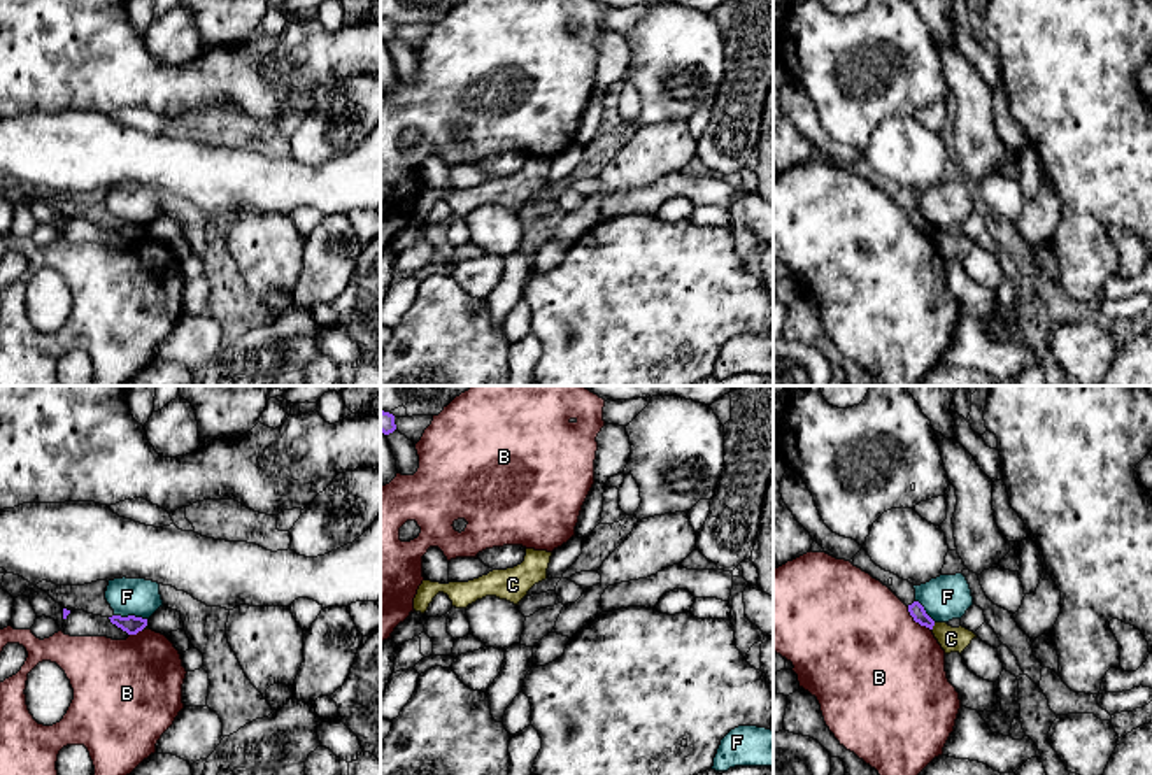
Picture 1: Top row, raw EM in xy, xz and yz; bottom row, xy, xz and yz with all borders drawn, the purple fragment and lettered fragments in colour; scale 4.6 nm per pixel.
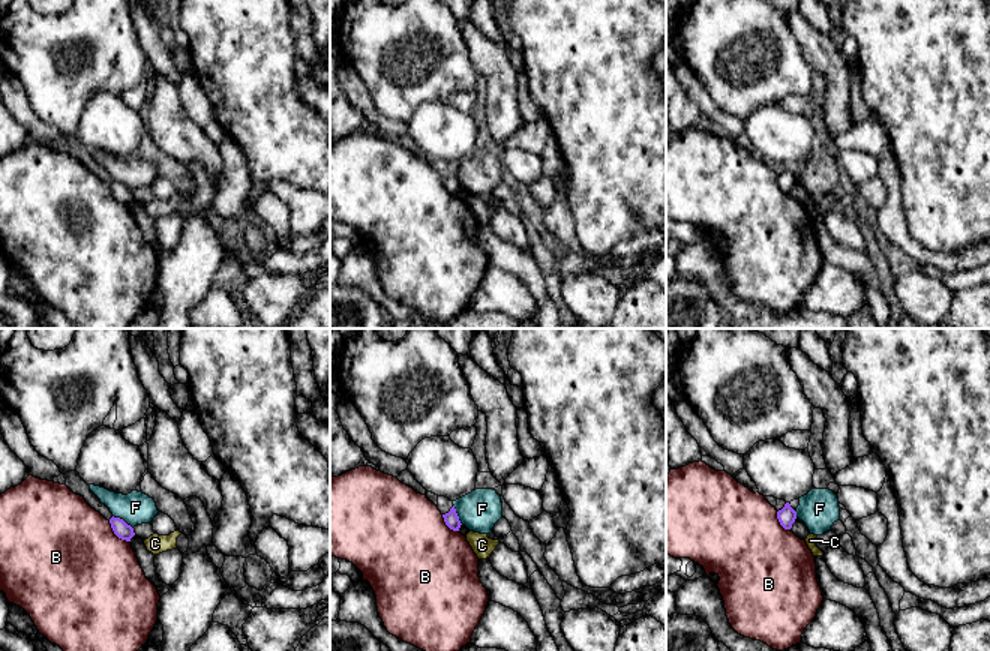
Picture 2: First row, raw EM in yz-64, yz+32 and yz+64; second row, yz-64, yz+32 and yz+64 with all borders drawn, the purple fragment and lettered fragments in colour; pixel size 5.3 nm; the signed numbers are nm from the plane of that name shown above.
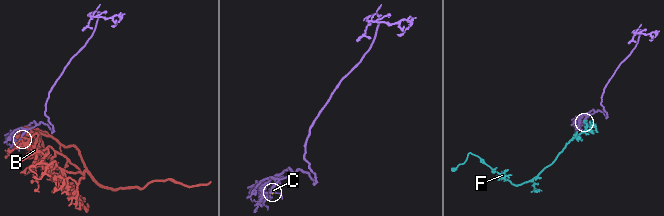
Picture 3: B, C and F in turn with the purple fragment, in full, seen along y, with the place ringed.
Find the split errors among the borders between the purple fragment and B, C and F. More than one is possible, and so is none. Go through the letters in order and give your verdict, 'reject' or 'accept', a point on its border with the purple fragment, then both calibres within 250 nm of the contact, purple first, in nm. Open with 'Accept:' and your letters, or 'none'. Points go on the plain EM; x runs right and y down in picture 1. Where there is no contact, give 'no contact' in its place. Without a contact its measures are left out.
Accept: none
B: reject; meets purple in yz at (916, 228); 70 nm thick on the purple side, 500 nm on the other
C: reject; meets purple in yz at (933, 232); 70 nm thick on the purple side, 110 nm on the other
F: reject; meets purple in xy at (130, 223); 90 nm thick on the purple side, 180 nm on the other

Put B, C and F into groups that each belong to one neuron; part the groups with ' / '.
B / C / F

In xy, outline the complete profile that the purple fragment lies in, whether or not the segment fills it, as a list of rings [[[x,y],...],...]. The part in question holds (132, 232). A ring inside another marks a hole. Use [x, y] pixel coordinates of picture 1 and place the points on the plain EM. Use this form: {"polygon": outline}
{"polygon": [[[112,223],[109,226],[112,231],[121,235],[128,242],[137,242],[139,238],[142,238],[147,233],[147,226],[135,224],[135,223],[128,223],[128,224]]]}

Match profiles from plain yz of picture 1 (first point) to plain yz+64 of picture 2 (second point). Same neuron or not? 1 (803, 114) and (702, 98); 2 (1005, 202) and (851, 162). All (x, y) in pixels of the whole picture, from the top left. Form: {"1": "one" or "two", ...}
{"1": "one", "2": "one"}

